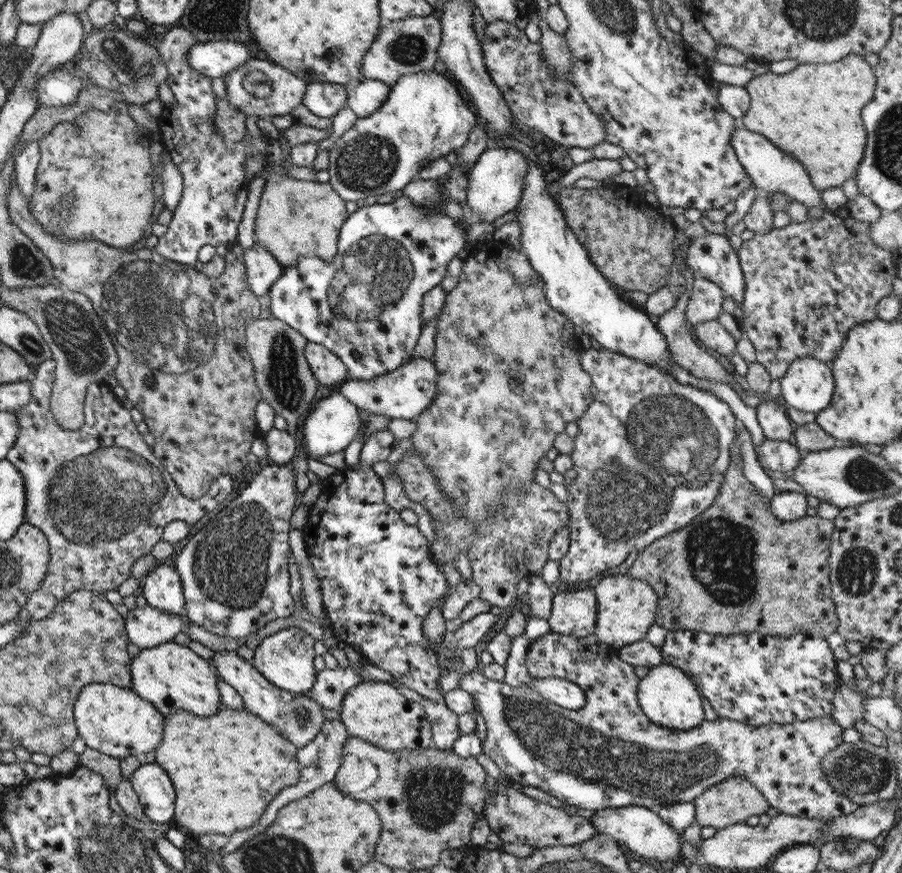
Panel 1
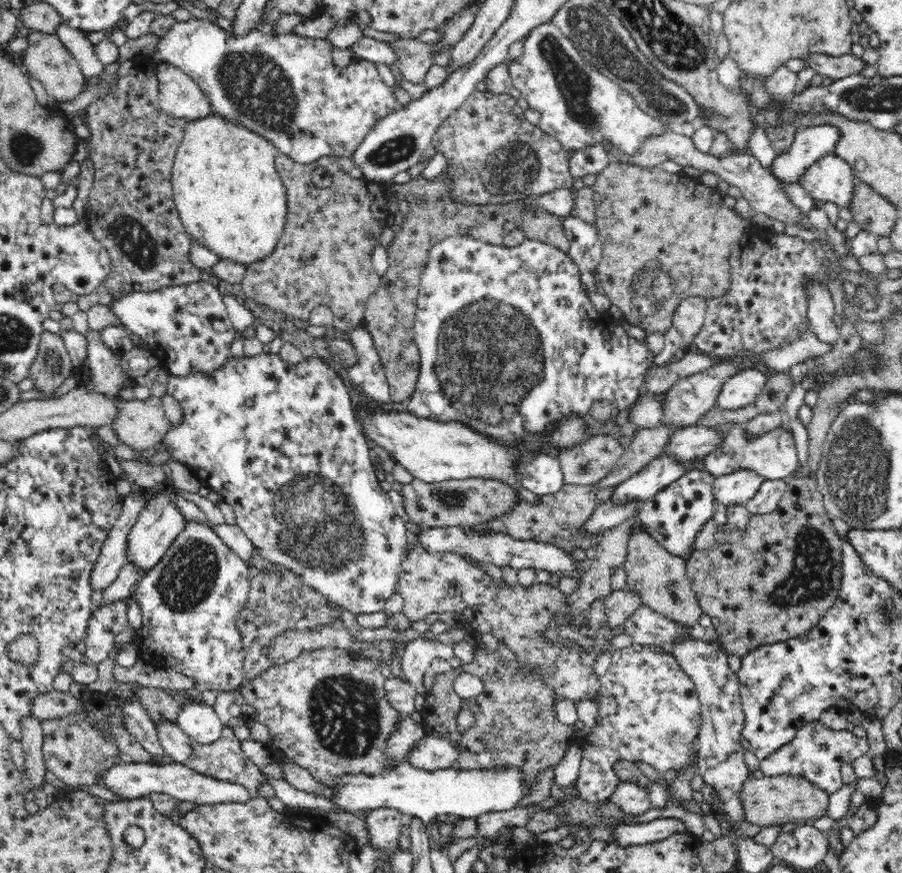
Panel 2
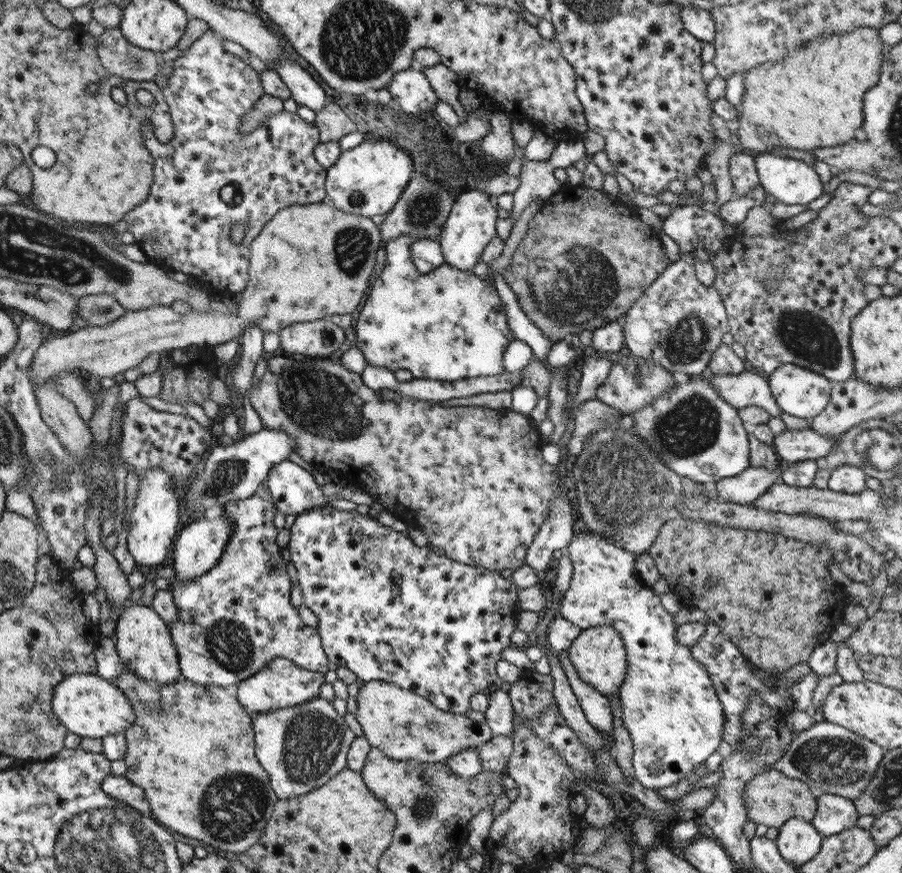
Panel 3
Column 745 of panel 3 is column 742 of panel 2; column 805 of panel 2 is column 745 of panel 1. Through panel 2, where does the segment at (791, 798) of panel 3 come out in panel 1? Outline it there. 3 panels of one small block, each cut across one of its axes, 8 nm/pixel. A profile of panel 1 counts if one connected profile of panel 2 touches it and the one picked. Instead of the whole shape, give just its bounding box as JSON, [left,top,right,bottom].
[691,776,770,829]

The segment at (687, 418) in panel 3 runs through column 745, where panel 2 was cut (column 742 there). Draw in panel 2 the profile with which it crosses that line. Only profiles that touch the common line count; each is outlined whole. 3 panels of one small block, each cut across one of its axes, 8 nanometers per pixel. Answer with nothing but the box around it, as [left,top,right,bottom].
[702,425,799,480]

